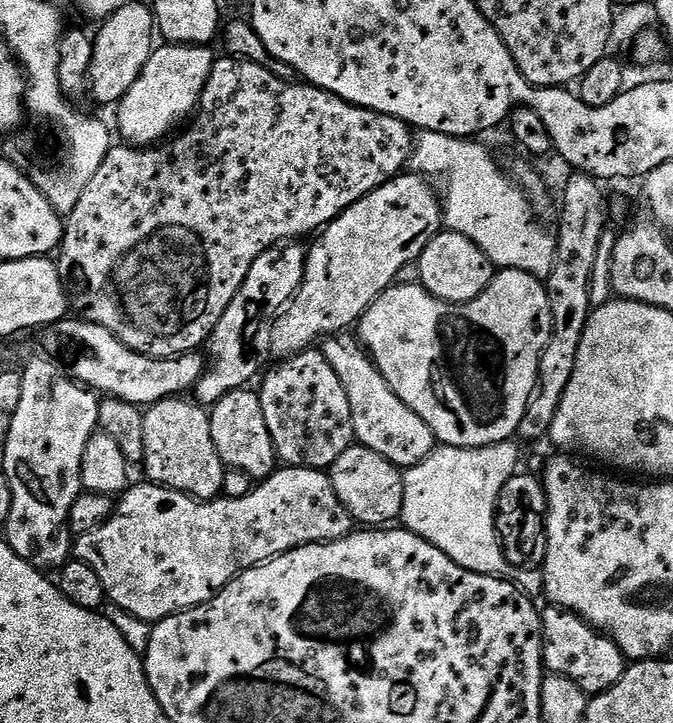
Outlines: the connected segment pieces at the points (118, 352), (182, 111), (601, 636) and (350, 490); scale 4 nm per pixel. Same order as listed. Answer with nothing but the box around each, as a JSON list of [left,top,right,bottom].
[[54,318,206,406],[115,43,214,146],[540,606,626,698],[327,443,404,526]]

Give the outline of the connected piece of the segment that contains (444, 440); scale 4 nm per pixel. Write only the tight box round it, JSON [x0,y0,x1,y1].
[358,268,552,448]

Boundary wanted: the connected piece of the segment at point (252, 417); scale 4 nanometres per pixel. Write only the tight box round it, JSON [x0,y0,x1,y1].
[210,388,278,482]

